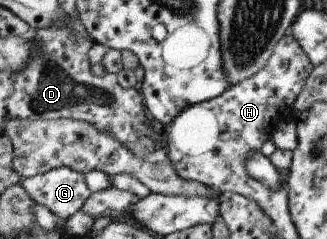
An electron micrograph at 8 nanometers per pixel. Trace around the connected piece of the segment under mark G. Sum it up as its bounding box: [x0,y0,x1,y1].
[21,167,91,221]

